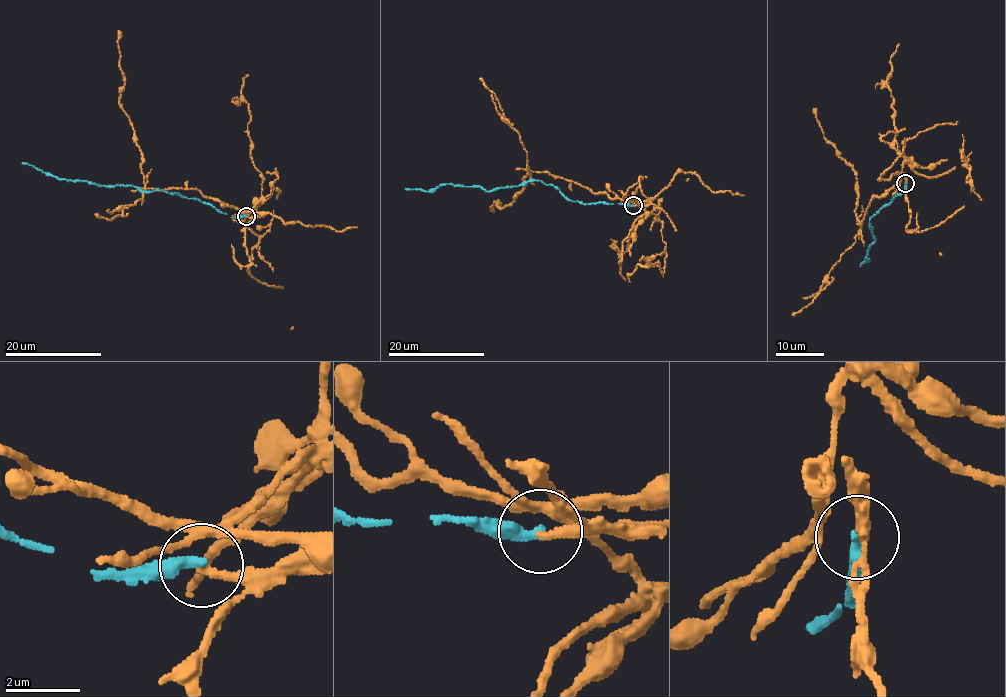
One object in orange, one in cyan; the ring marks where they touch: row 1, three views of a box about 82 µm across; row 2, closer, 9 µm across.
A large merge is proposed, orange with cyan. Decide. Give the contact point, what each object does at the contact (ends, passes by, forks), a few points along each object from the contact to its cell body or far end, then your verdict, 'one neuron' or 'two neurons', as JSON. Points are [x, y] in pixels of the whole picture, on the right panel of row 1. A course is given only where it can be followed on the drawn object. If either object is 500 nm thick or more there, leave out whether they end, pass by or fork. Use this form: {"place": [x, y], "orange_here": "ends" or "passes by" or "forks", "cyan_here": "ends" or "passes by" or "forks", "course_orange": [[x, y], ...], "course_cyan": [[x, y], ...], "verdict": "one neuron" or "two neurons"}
{"place": [905, 183], "orange_here": "ends", "cyan_here": "ends", "course_orange": [[905, 183], [902, 176], [900, 184], [873, 198], [860, 228], [856, 172], [825, 138], [813, 108]], "course_cyan": [[905, 183], [904, 192], [897, 194], [869, 221], [876, 241], [870, 245], [865, 261], [867, 260], [860, 265]], "verdict": "two neurons"}

